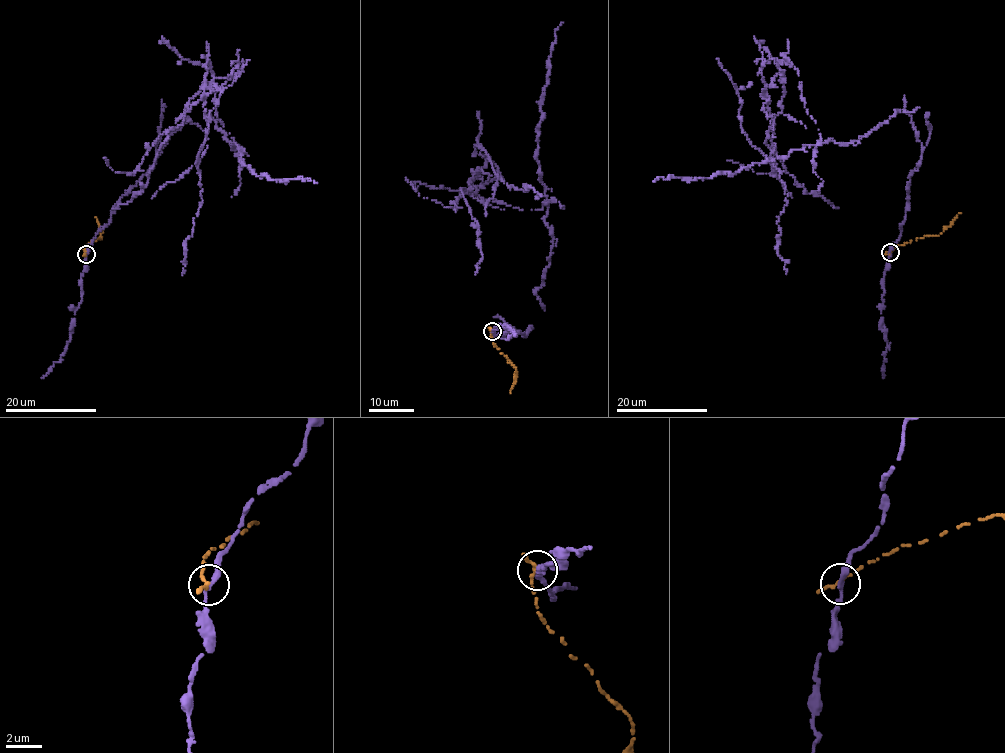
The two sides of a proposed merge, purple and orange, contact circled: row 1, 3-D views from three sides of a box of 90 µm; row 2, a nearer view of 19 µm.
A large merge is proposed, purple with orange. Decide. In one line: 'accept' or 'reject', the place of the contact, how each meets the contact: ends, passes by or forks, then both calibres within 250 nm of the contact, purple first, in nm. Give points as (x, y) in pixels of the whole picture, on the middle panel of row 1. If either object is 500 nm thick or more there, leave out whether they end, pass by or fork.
reject; at (492, 331); purple passes by; orange passes by; 260 nm thick on the purple side, 180 nm on the other

